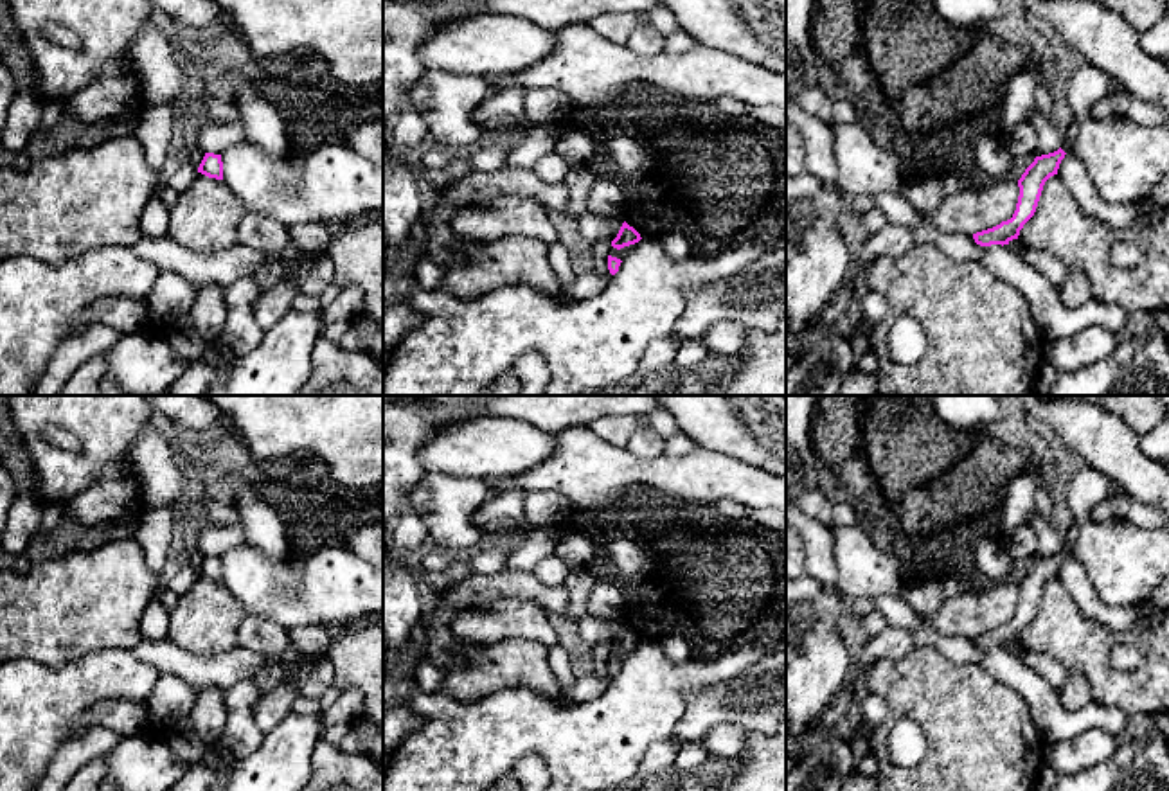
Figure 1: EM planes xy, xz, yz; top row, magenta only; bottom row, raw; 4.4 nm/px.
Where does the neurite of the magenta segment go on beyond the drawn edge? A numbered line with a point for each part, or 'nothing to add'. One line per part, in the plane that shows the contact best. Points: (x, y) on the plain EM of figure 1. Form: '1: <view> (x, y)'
nothing to add

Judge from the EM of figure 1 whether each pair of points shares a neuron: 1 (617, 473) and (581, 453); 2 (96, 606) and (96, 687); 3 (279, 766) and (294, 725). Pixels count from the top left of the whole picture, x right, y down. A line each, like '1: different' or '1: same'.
1: same
2: different
3: same

